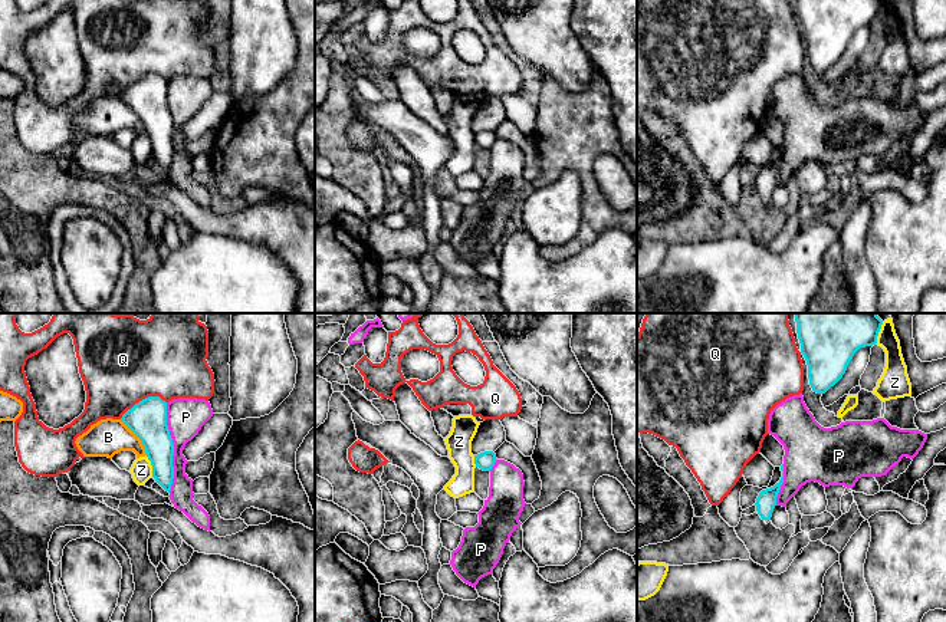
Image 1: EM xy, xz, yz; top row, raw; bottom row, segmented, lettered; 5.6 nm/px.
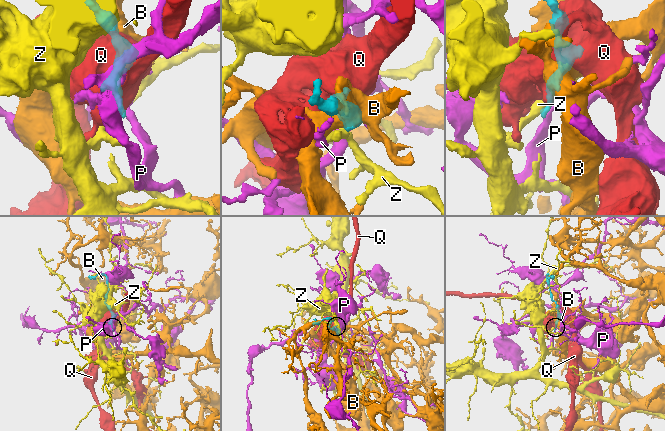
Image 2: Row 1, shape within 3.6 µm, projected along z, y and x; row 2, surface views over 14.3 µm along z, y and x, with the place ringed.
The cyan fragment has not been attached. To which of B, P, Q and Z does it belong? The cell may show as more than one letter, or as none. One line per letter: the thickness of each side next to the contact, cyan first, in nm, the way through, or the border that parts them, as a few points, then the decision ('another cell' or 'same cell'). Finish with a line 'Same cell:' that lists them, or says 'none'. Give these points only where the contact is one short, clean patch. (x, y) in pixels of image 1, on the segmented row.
B: calibres 220 and 200 nm; another cell
P: calibres 220 and 200 nm; another cell
Q: calibres 220 and 480 nm; another cell
Z: calibres 220 and 120 nm; another cell
Same cell: none

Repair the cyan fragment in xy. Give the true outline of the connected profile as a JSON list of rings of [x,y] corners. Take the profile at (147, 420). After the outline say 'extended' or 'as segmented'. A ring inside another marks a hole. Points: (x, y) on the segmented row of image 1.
[[[148,396],[128,409],[121,421],[141,440],[152,465],[152,477],[170,493],[174,442],[167,425],[167,402],[160,396]]]; as segmented

